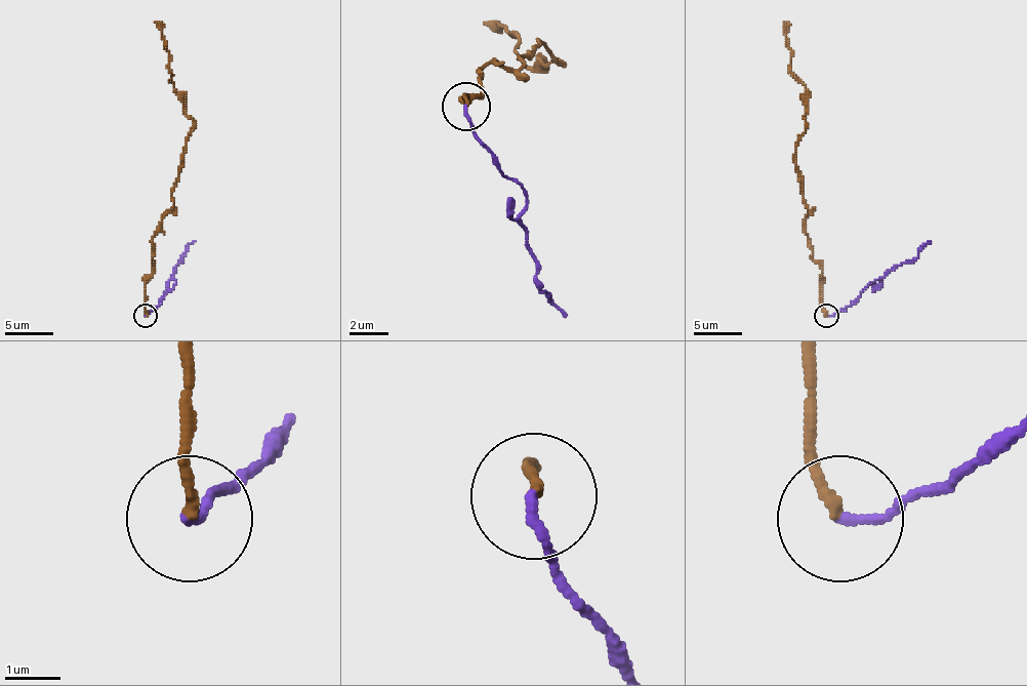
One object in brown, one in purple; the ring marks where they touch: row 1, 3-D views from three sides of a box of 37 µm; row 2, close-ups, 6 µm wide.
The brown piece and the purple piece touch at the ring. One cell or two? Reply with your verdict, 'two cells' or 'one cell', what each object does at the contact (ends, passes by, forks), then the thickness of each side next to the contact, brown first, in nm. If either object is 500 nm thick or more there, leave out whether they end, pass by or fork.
two cells; brown ends; purple ends; calibres 180 and 160 nm

